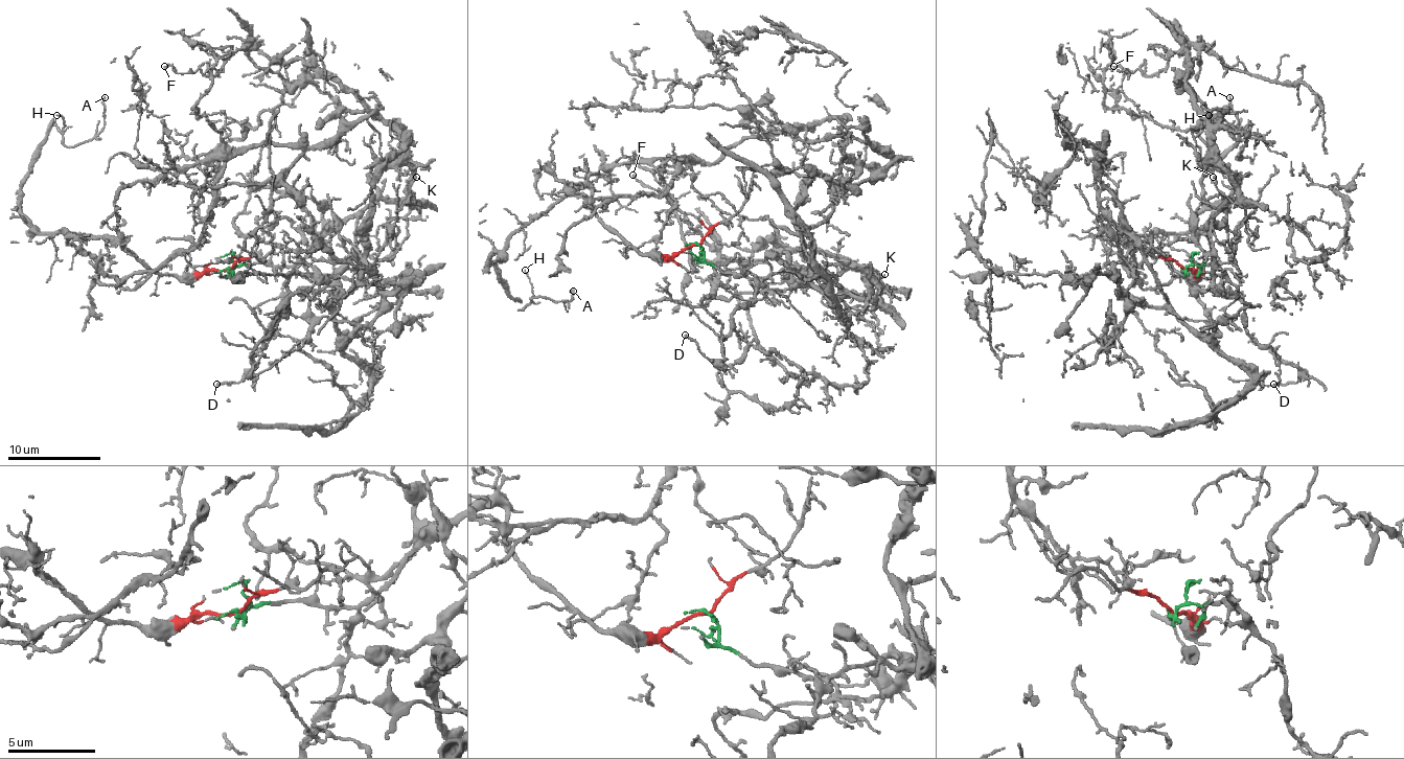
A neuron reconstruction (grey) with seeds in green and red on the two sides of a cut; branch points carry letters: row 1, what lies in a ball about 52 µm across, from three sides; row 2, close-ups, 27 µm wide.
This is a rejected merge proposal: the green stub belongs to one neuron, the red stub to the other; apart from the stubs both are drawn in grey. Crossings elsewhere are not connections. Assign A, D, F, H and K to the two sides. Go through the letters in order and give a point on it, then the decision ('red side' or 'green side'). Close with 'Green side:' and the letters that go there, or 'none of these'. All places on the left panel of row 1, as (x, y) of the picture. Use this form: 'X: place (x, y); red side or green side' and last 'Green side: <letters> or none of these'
A: place (105, 97); red side
D: place (216, 384); green side
F: place (164, 66); green side
H: place (56, 115); red side
K: place (416, 177); green side
Green side: D, F, K

